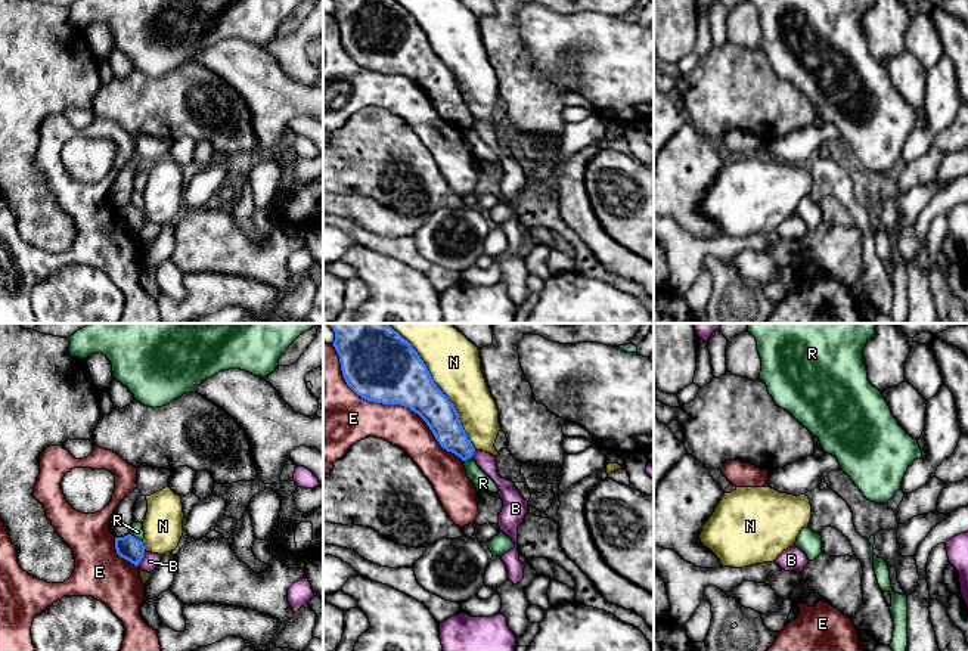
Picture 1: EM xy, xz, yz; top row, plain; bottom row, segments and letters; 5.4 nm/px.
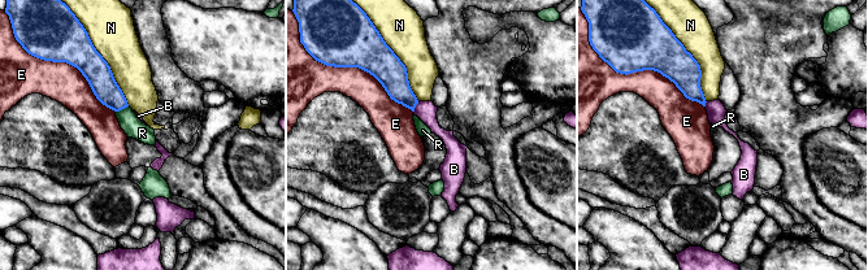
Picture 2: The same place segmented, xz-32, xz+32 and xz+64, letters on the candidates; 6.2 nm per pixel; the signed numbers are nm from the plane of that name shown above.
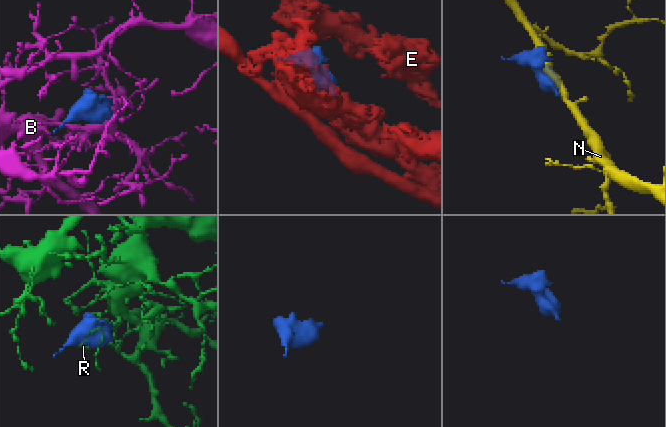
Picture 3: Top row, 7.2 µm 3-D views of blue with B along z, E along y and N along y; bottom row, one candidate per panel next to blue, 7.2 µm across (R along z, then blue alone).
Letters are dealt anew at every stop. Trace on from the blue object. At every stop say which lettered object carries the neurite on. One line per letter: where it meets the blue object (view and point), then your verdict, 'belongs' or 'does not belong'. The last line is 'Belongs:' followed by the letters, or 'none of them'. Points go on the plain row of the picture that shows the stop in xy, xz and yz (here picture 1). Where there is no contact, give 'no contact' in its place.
B: xy (142, 226) | does not belong
E: xz (388, 73) | does not belong
N: xz (440, 59) | does not belong
R: xy (135, 207) | does not belong
Belongs: none of them

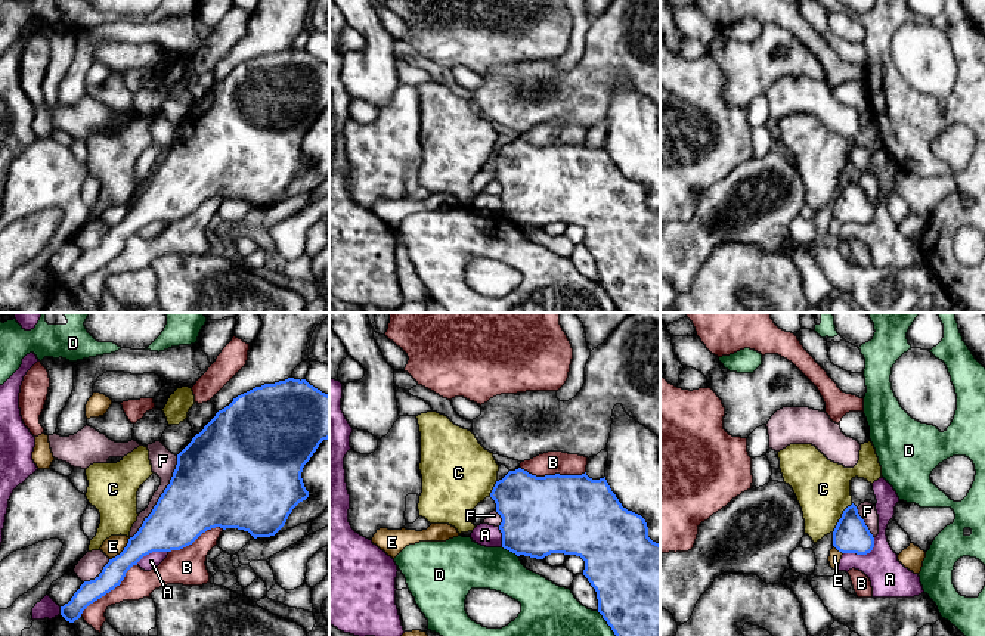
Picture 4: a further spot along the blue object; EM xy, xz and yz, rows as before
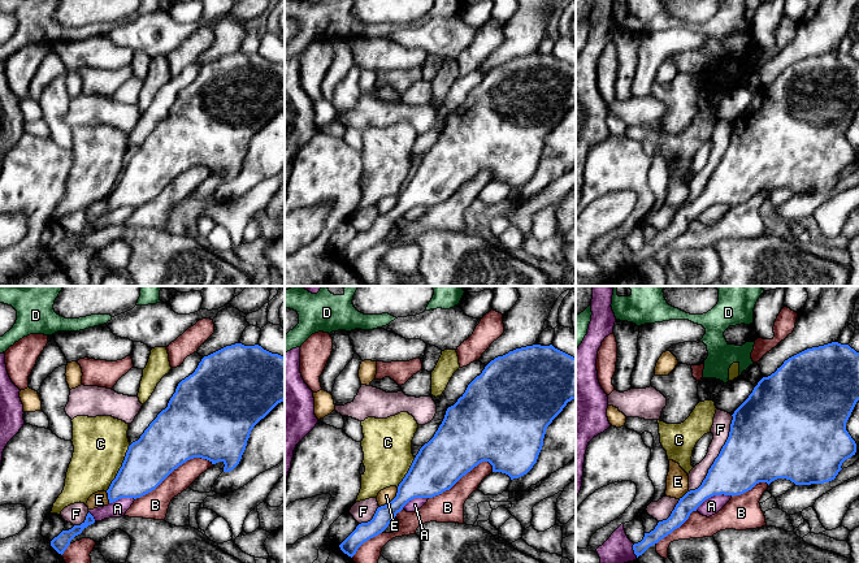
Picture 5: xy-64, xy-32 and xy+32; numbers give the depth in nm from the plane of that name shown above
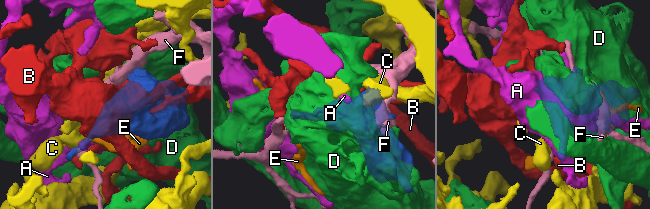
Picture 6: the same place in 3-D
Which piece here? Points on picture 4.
A: yz (863, 223) | does not belong
B: xz (553, 145) | does not belong
C: yz (842, 186) | does not belong
D: xz (510, 220) | does not belong
E: xy (123, 220) | does not belong
F: xy (160, 167) | does not belong
Belongs: none of them

